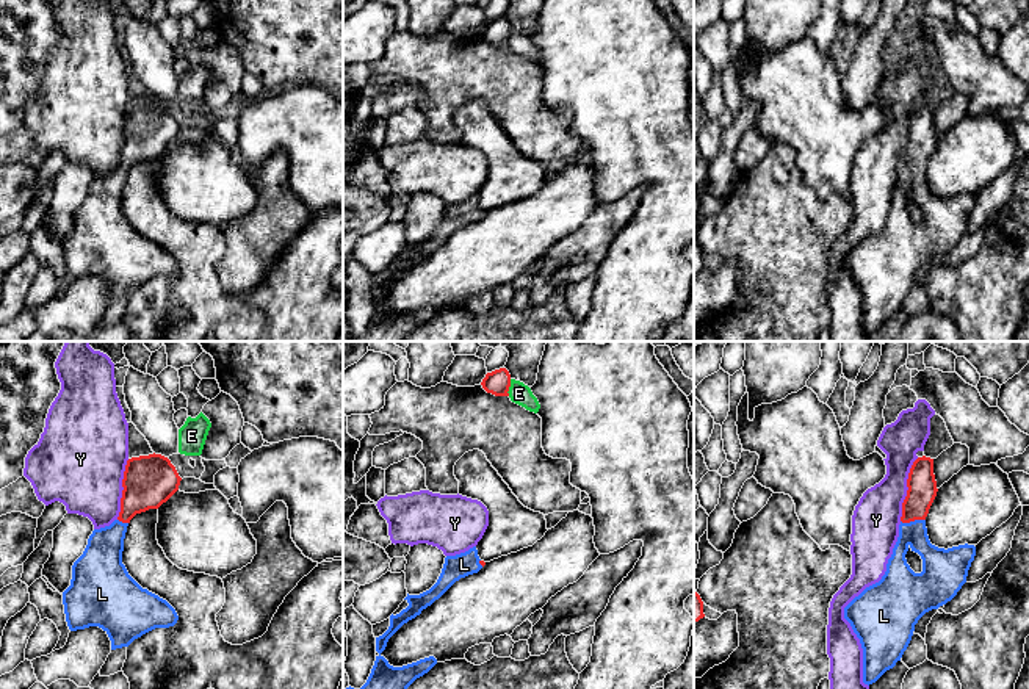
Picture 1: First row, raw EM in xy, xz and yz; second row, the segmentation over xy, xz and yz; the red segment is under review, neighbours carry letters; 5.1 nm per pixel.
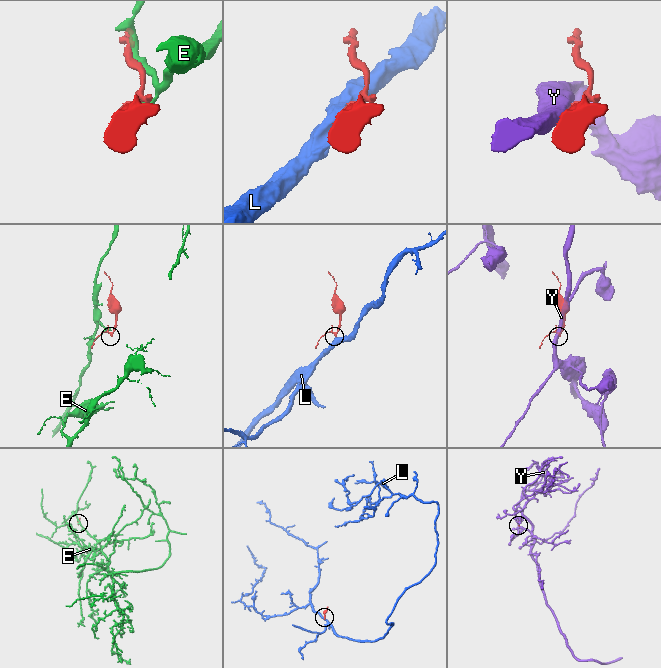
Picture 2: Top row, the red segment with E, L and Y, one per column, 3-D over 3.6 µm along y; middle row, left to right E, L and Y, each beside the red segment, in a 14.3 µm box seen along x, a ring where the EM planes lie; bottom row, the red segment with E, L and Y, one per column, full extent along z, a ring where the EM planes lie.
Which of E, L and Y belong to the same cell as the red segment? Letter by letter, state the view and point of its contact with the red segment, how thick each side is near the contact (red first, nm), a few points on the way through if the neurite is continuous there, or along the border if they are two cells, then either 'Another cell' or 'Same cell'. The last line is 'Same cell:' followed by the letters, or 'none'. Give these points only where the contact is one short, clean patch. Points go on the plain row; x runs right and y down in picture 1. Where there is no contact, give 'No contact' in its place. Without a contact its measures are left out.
E: Touches red at xz (509, 35). Thickness 130 nm (red) against 110 nm. Another cell
L: Touches red at yz (912, 169). Thickness 150 nm (red) against 140 nm. Path across: yz (921, 132), (921, 143), (912, 169), (918, 191), (937, 210). Same cell
Y: Touches red at yz (909, 138). Thickness 150 nm (red) against 240 nm. Boundary: yz (918, 107), (909, 122), (907, 144), (899, 169). Another cell
Same cell: L

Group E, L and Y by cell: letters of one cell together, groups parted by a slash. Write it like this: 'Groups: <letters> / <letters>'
Groups: E / L / Y

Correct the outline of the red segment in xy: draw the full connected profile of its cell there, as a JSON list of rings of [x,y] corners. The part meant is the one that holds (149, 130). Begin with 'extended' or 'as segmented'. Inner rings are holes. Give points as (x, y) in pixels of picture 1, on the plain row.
extended; [[[153,102],[127,110],[119,166],[110,175],[92,180],[83,204],[72,215],[70,235],[63,241],[66,271],[70,280],[99,276],[108,283],[111,299],[116,299],[128,296],[135,288],[155,277],[169,277],[177,272],[175,258],[166,249],[143,238],[128,224],[122,213],[122,200],[130,169],[136,163],[158,158],[179,139],[180,130],[175,116],[161,103]]]

